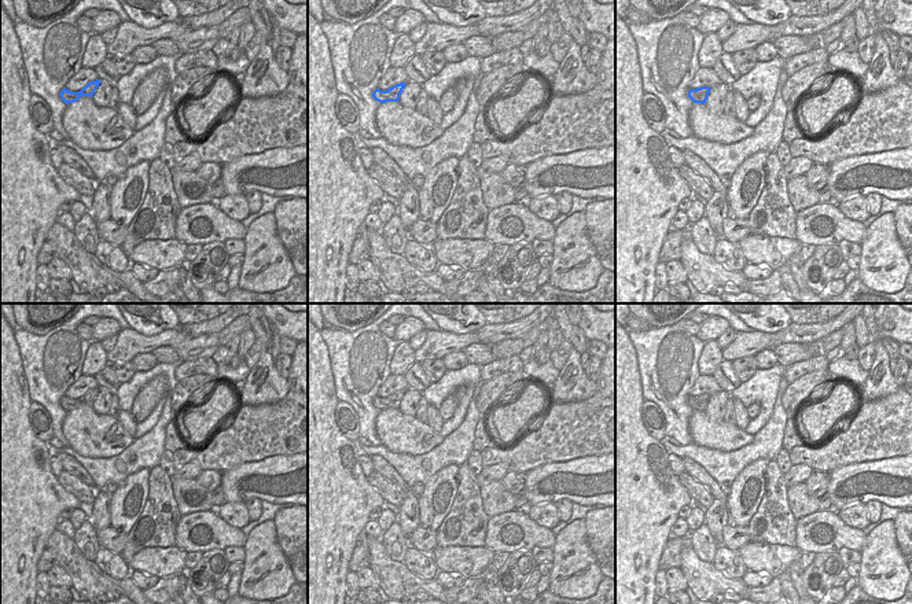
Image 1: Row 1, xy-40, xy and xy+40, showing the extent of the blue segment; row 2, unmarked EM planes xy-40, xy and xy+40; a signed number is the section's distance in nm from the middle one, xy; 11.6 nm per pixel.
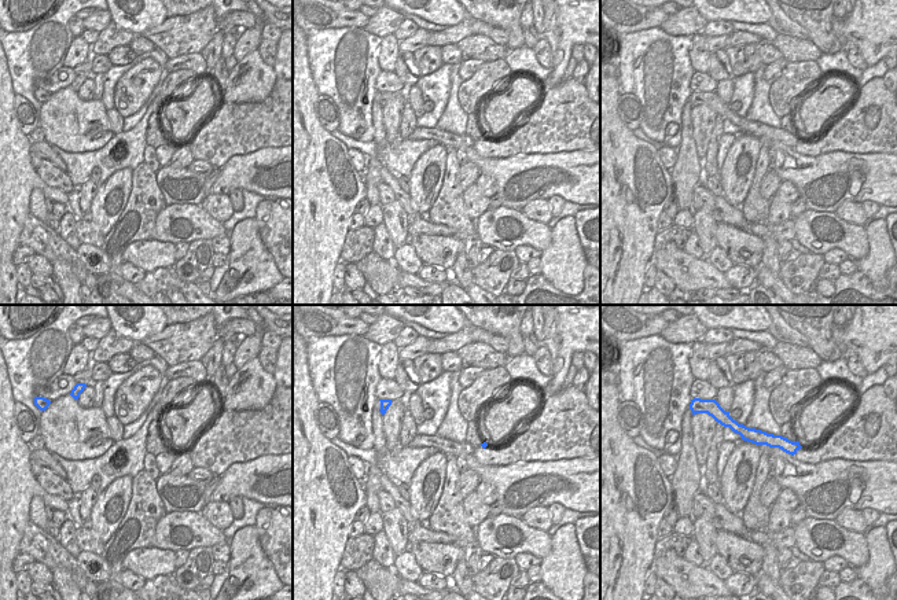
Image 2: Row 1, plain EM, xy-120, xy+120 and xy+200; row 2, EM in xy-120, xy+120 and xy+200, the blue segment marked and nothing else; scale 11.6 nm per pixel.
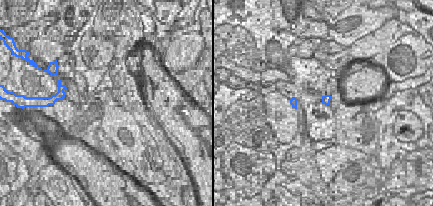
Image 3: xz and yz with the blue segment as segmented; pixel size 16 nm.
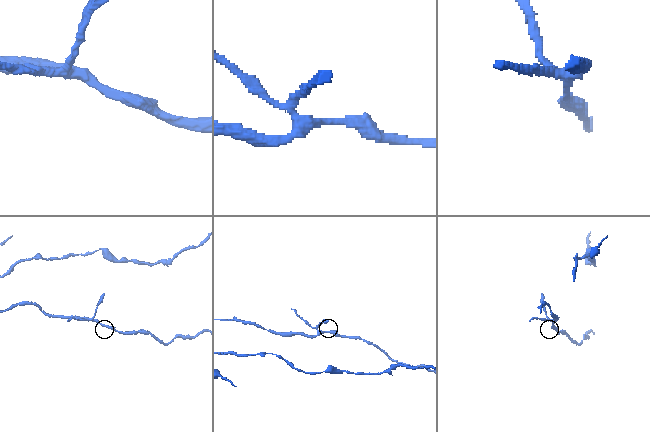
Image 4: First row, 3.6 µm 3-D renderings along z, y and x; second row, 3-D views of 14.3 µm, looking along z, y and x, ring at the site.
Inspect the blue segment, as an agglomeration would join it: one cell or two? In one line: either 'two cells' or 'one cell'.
two cells

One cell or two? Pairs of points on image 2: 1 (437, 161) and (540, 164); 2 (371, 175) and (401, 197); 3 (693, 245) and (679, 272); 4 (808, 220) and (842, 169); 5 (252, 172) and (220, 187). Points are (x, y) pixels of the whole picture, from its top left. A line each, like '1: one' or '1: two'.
1: two
2: two
3: two
4: two
5: one

